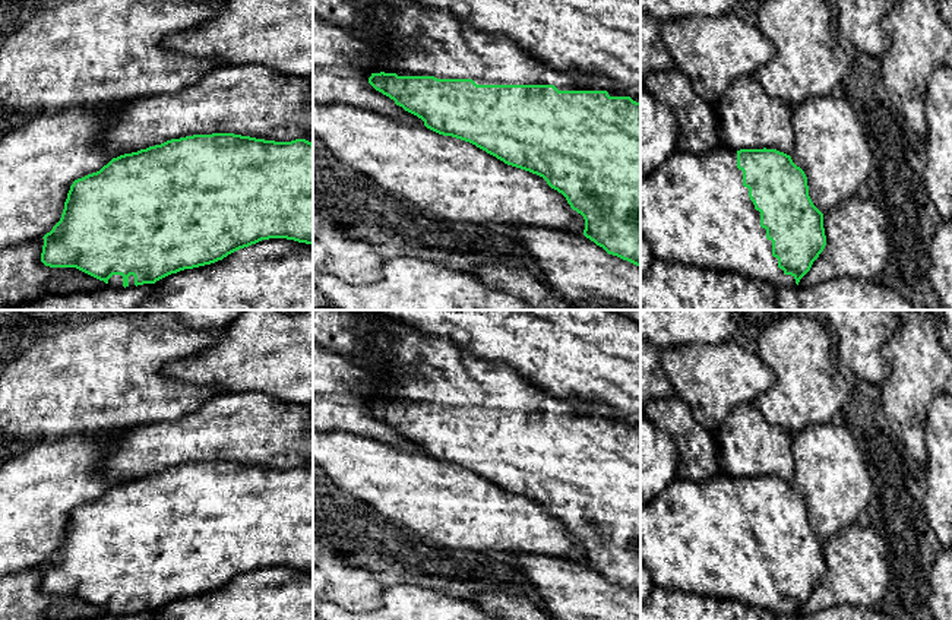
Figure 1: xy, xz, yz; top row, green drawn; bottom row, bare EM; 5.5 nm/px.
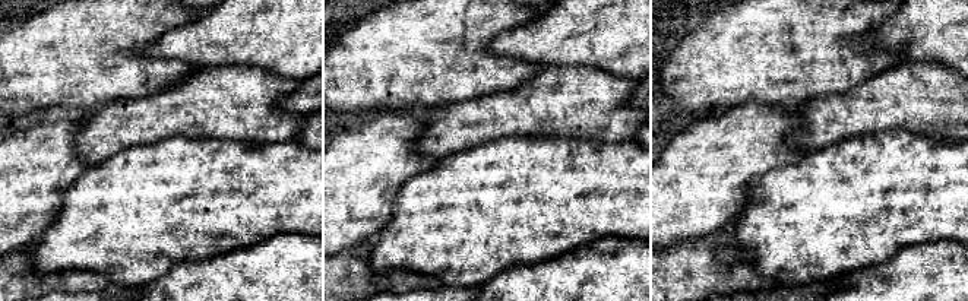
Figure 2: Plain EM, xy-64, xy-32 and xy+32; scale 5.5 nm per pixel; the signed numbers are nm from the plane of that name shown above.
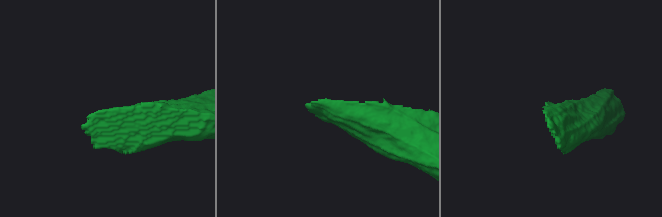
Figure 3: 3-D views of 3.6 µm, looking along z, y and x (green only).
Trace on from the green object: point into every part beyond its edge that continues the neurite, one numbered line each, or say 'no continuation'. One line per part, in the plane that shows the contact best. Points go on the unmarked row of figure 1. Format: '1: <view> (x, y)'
1: xz (418, 367)

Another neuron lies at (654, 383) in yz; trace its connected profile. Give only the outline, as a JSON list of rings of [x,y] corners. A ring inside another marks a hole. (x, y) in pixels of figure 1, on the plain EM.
[[[641,339],[641,411],[649,401],[673,393],[671,382],[660,363],[660,351]]]

